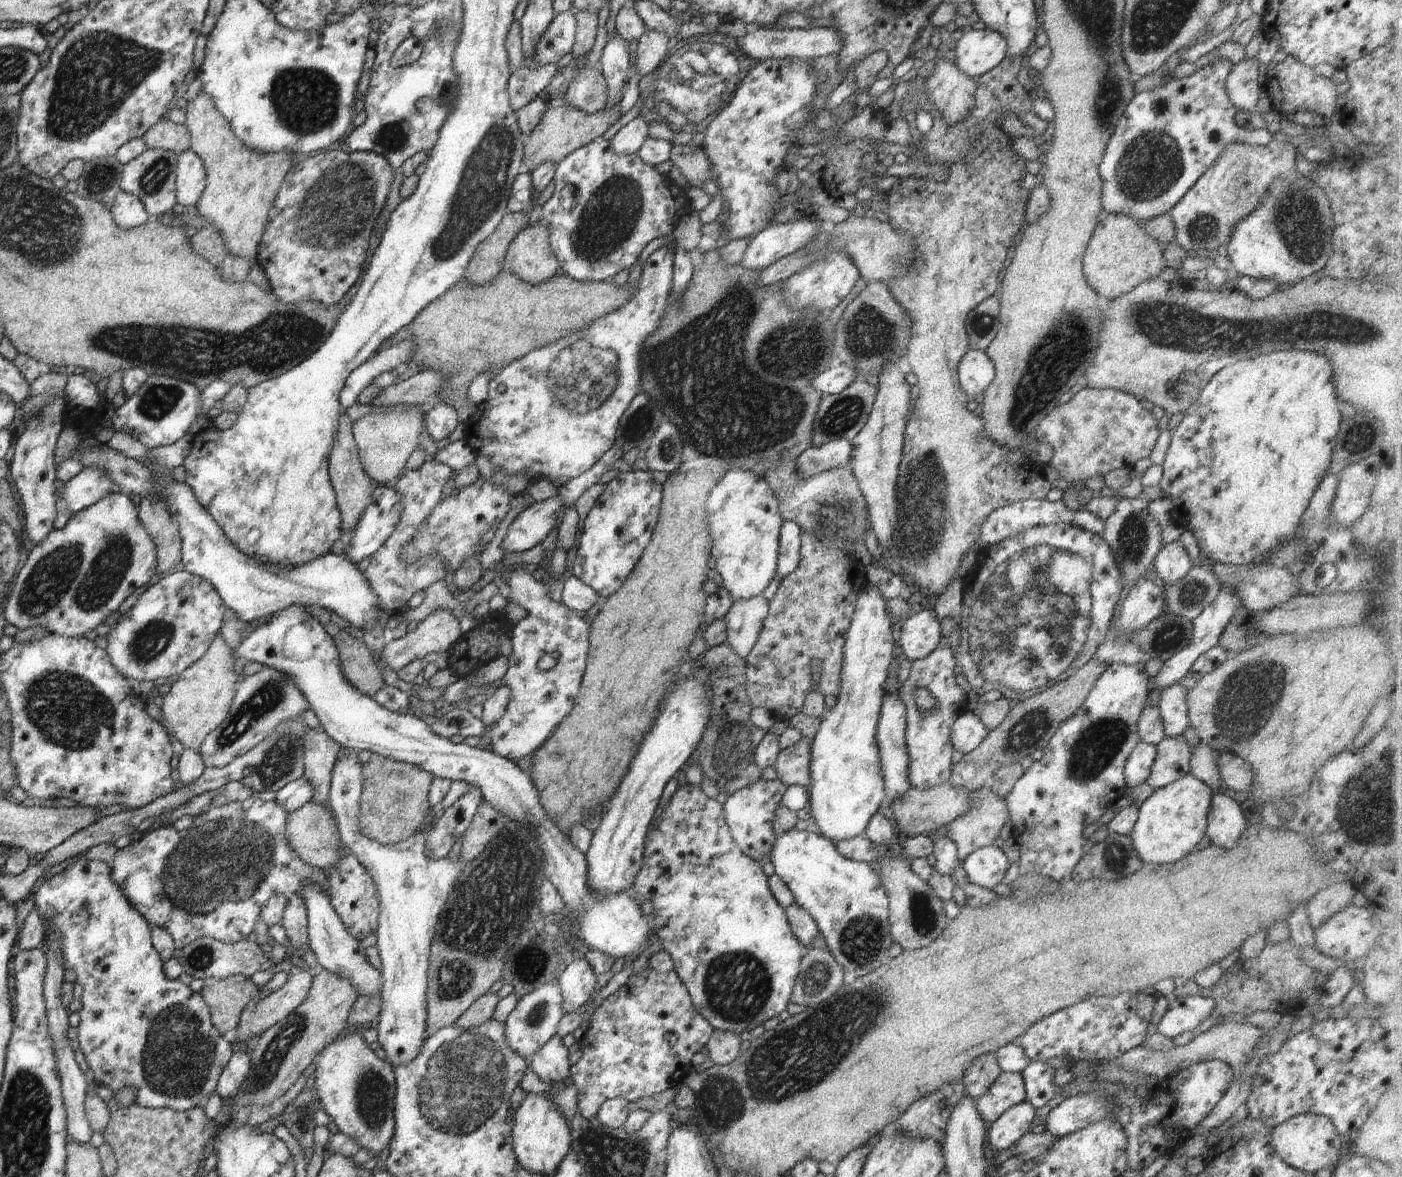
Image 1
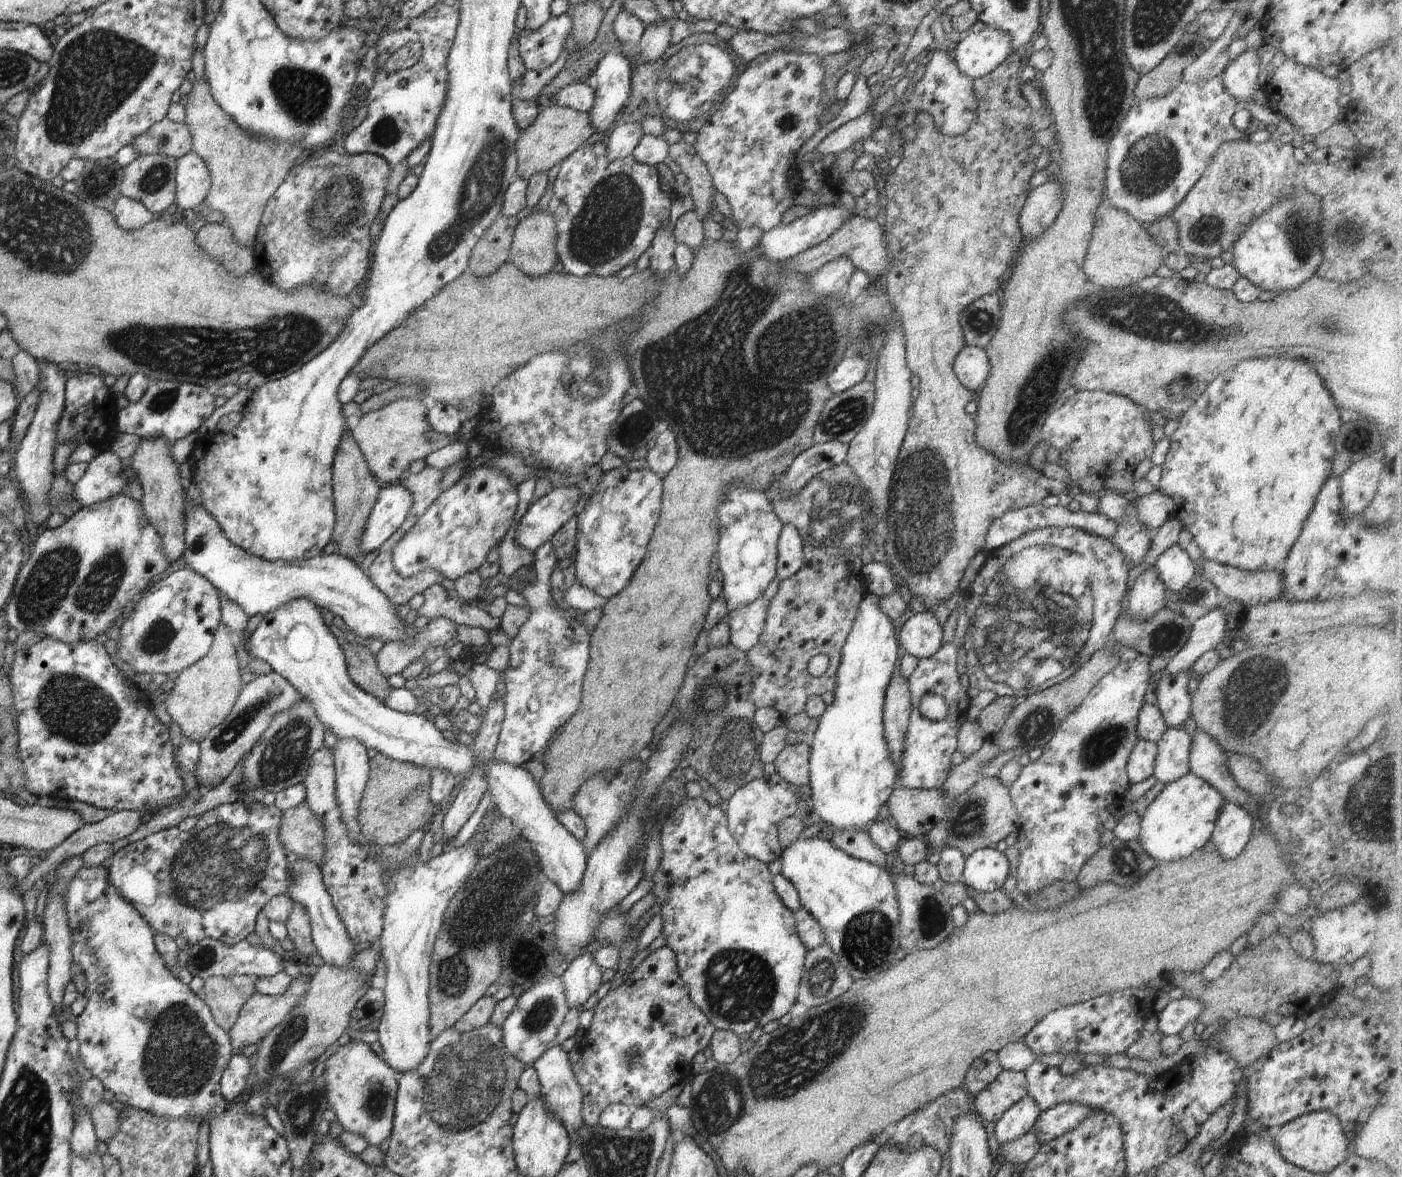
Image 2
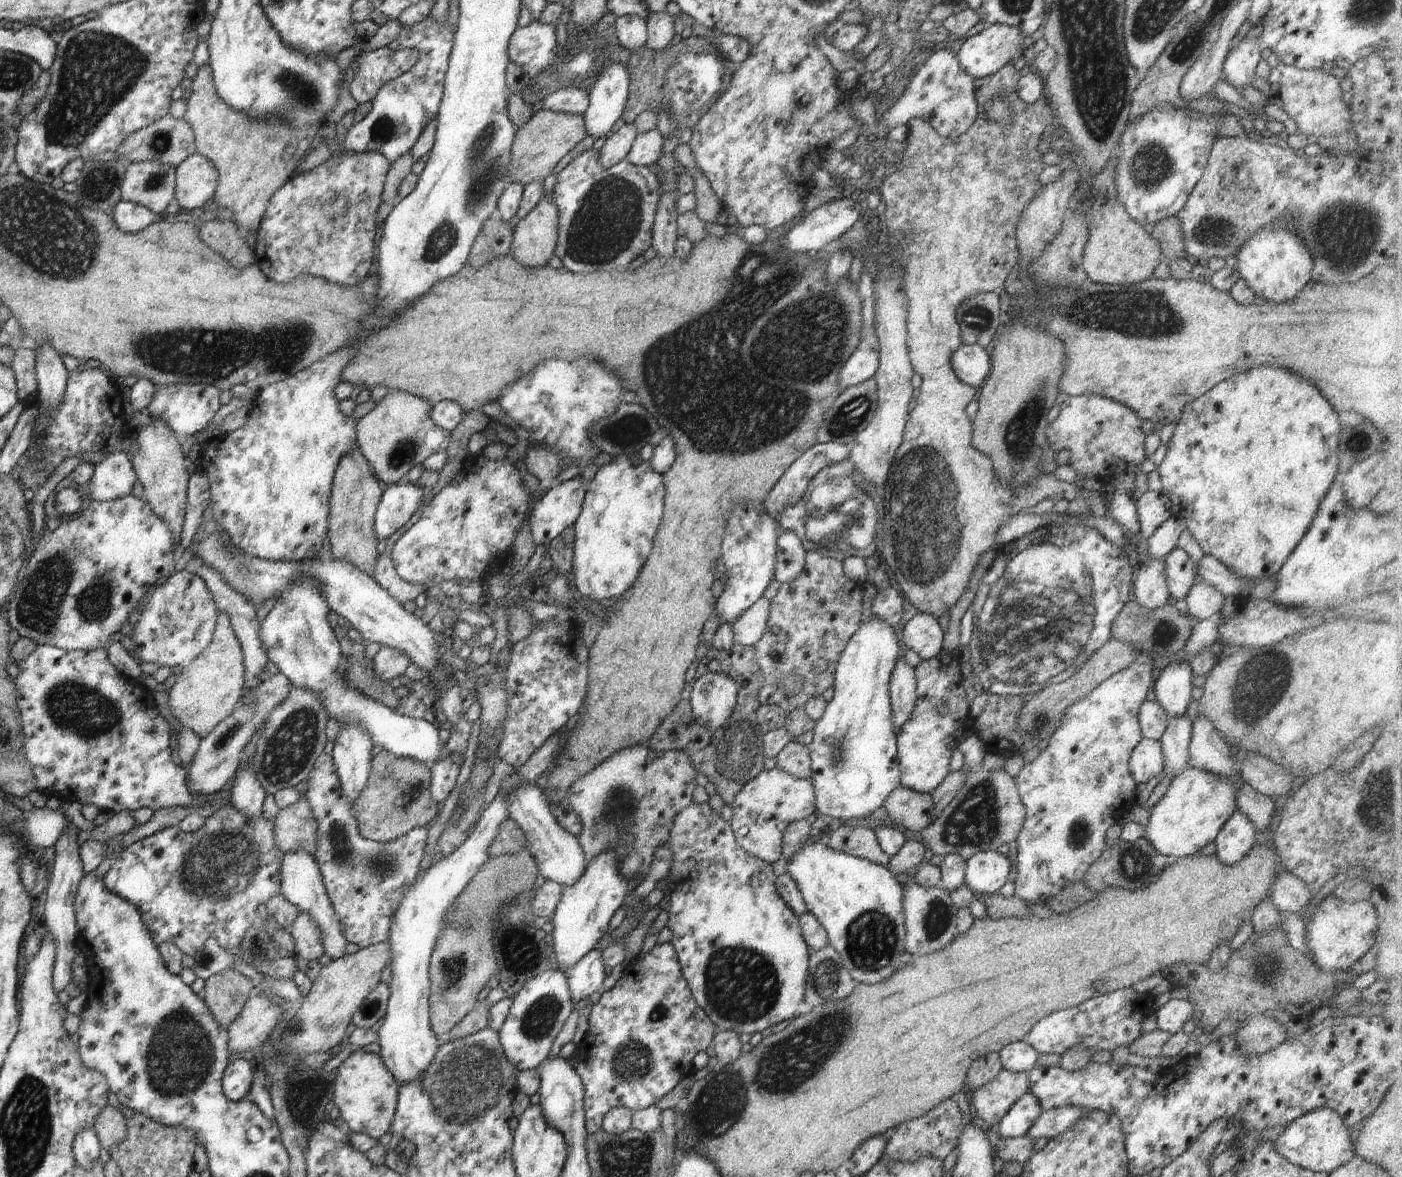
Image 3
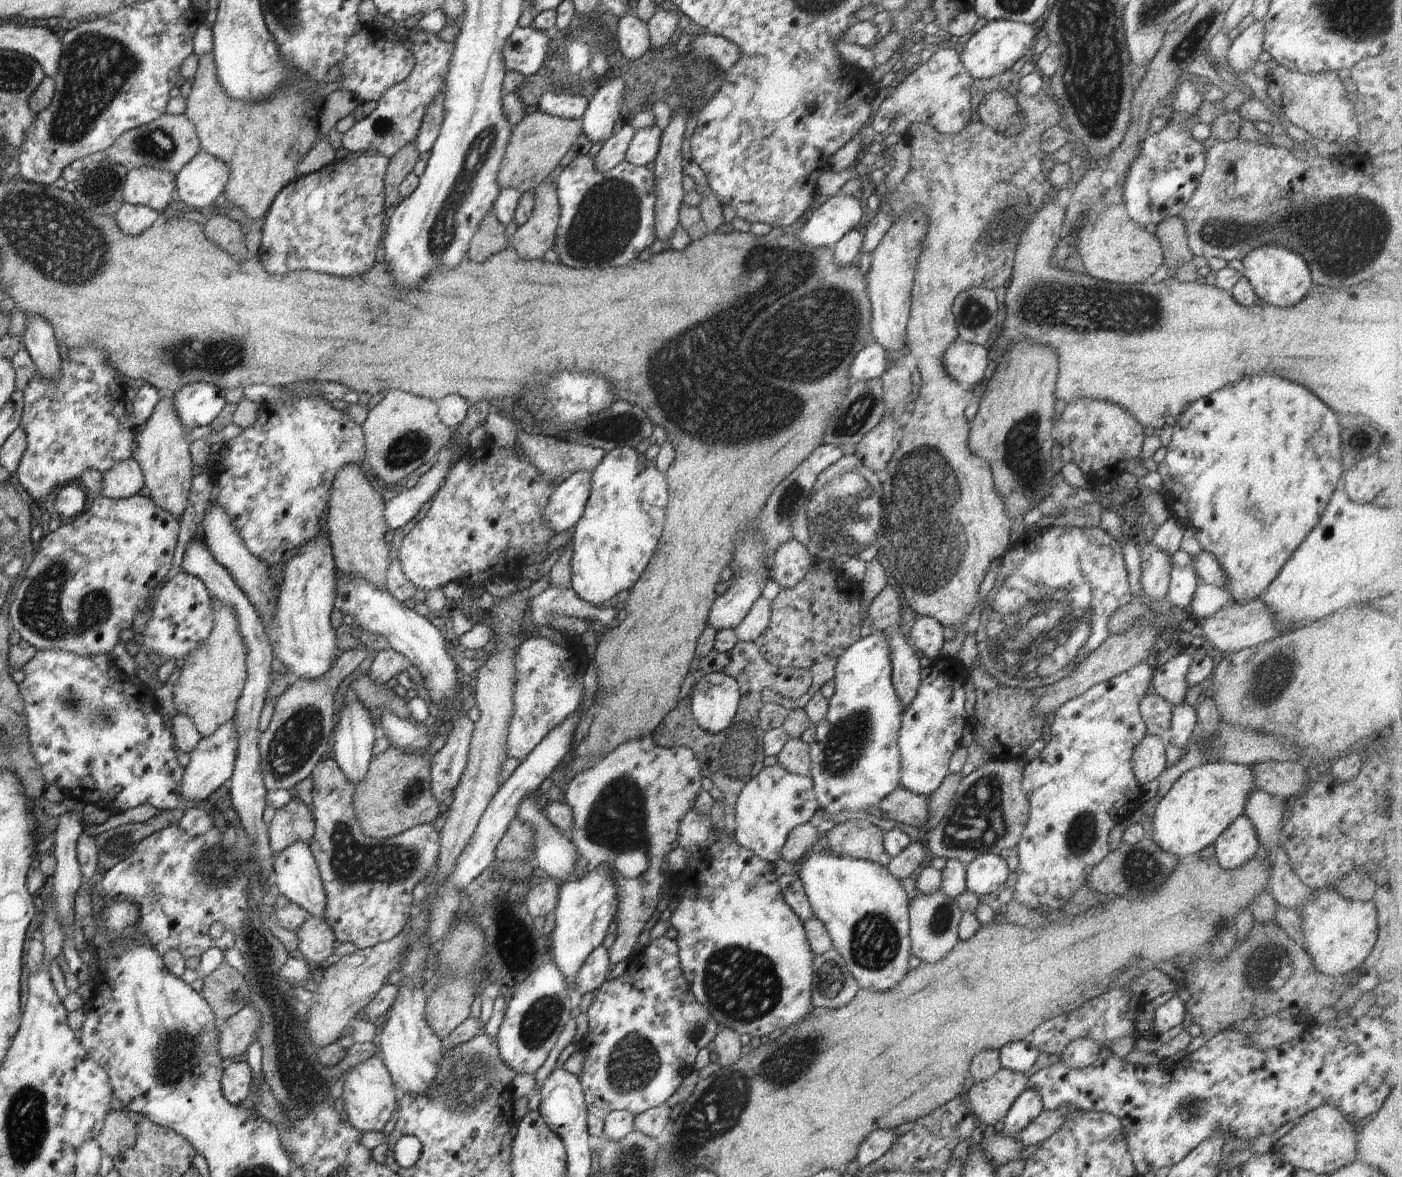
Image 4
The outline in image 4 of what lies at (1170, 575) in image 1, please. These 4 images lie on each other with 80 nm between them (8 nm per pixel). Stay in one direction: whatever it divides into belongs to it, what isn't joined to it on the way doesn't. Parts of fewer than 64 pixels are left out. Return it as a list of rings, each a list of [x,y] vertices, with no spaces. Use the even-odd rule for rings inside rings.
[[[1178,549],[1173,554],[1166,602],[1178,611],[1184,611],[1184,608],[1192,602],[1199,584],[1200,578],[1196,574],[1193,558],[1186,551]]]

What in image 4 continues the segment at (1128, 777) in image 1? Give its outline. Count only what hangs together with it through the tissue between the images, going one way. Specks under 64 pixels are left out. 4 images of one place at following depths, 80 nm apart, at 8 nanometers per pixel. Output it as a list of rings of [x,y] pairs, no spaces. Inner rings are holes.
[[[1146,735],[1132,755],[1132,768],[1140,785],[1156,780],[1166,768],[1166,745],[1156,735]]]

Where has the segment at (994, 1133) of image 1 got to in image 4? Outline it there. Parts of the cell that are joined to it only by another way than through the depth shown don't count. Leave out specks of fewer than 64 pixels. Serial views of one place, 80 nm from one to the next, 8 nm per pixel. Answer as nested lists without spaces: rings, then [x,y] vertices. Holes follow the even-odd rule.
[[[1026,1087],[1014,1104],[1010,1107],[1004,1121],[1002,1134],[1013,1136],[1020,1131],[1023,1131],[1028,1124],[1034,1120],[1043,1110],[1045,1106],[1042,1102],[1042,1097],[1039,1092],[1033,1088]]]

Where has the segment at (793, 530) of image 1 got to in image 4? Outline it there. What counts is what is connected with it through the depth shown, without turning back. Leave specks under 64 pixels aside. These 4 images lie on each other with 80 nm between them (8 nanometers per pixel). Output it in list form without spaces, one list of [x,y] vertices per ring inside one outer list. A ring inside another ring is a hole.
[[[793,538],[775,552],[770,578],[783,588],[792,588],[805,579],[814,564],[813,560],[806,547]]]

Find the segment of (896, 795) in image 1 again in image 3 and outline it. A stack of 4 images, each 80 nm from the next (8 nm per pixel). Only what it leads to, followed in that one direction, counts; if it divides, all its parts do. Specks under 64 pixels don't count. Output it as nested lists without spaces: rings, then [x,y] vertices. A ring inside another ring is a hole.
[[[903,651],[900,652],[900,657],[895,662],[889,689],[892,720],[897,736],[900,727],[908,720],[917,699],[915,667],[906,662]]]

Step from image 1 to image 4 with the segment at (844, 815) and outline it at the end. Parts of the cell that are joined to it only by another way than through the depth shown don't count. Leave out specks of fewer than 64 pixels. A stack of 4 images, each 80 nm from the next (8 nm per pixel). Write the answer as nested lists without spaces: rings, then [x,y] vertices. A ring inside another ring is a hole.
[[[872,631],[837,660],[835,692],[826,716],[816,724],[815,741],[809,745],[810,777],[824,814],[844,810],[866,814],[900,786],[898,737],[904,710],[891,679],[887,638],[885,632]]]

